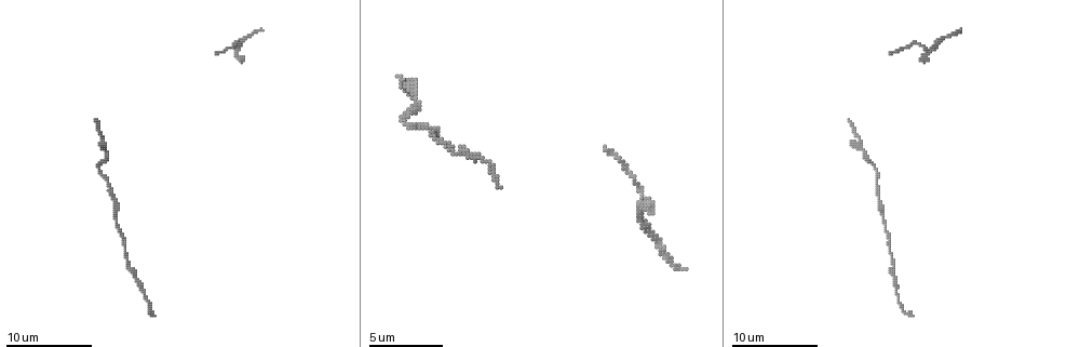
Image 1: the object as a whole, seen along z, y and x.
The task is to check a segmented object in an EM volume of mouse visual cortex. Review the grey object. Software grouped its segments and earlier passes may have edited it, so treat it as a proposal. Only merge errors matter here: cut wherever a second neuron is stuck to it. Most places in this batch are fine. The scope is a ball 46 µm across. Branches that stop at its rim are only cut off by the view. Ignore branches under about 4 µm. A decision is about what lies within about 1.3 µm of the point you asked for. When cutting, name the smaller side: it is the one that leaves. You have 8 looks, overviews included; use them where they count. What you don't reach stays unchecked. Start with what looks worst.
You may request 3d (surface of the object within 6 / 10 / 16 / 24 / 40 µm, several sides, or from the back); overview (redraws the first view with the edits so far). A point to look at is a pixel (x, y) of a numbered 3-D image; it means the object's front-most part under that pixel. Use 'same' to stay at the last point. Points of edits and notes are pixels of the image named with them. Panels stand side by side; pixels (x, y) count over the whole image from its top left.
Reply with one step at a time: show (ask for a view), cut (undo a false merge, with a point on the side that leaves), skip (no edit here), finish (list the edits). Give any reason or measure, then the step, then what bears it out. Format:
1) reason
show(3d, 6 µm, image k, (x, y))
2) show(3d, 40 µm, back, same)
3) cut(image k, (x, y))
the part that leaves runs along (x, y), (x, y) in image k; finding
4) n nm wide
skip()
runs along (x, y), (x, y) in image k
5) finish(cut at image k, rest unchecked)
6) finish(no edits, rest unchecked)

three-way junction
show(3d, 10 µm, image 1, (923, 49))

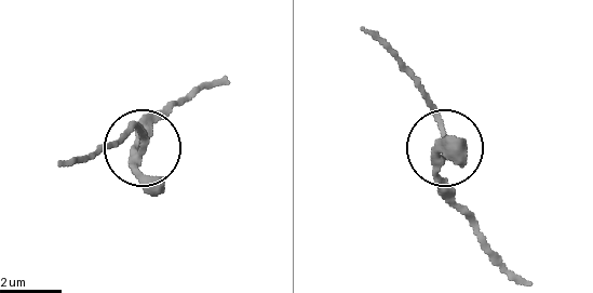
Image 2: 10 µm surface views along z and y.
190 nm wide
skip()
continuous, no second neuron

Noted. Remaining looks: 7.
calibre changes
show(3d, 16 µm, image 1, (870, 162))

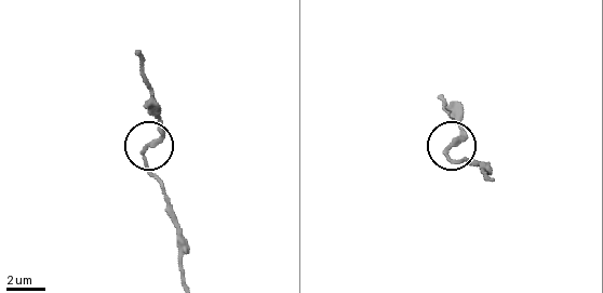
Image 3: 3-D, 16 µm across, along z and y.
show(3d, 6 µm, image 3, (145, 148))

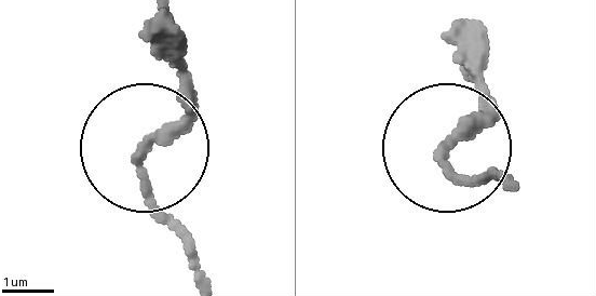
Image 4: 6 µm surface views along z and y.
skip()
one neuron here

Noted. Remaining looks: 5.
show(3d, 10 µm, image 1, (433, 133))

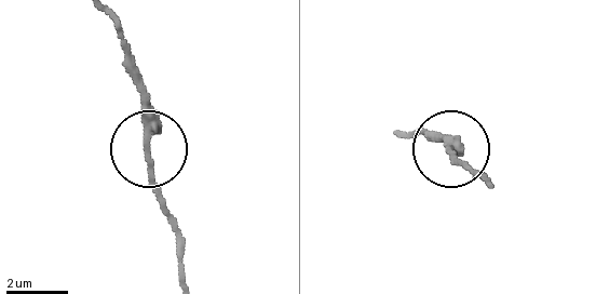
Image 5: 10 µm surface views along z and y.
250 nm wide
skip()
runs along (402, 131), (445, 138), (469, 169) in image 5; continuous, no second neuron

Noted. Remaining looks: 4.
thick turns thin
show(3d, 16 µm, image 1, (125, 261))

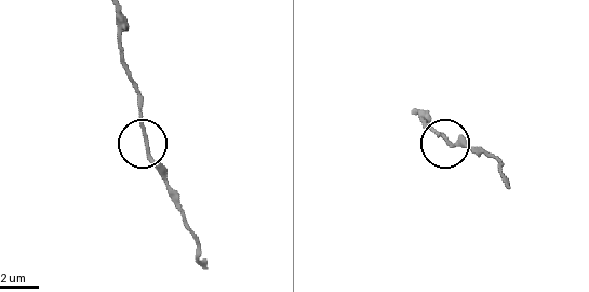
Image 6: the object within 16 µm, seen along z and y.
show(3d, 6 µm, image 6, (148, 140))

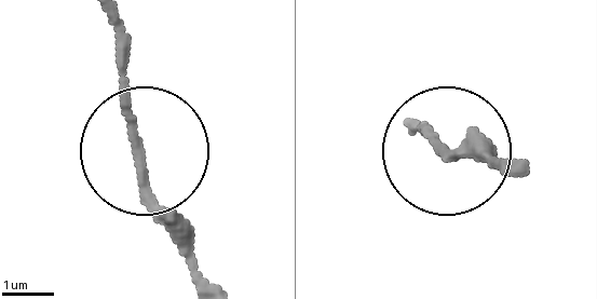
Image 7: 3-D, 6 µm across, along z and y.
180 nm wide
skip()
runs along (108, 25), (155, 219), (215, 283) in image 7; one neuron here

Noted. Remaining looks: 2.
finish(no edits, rest unchecked)

